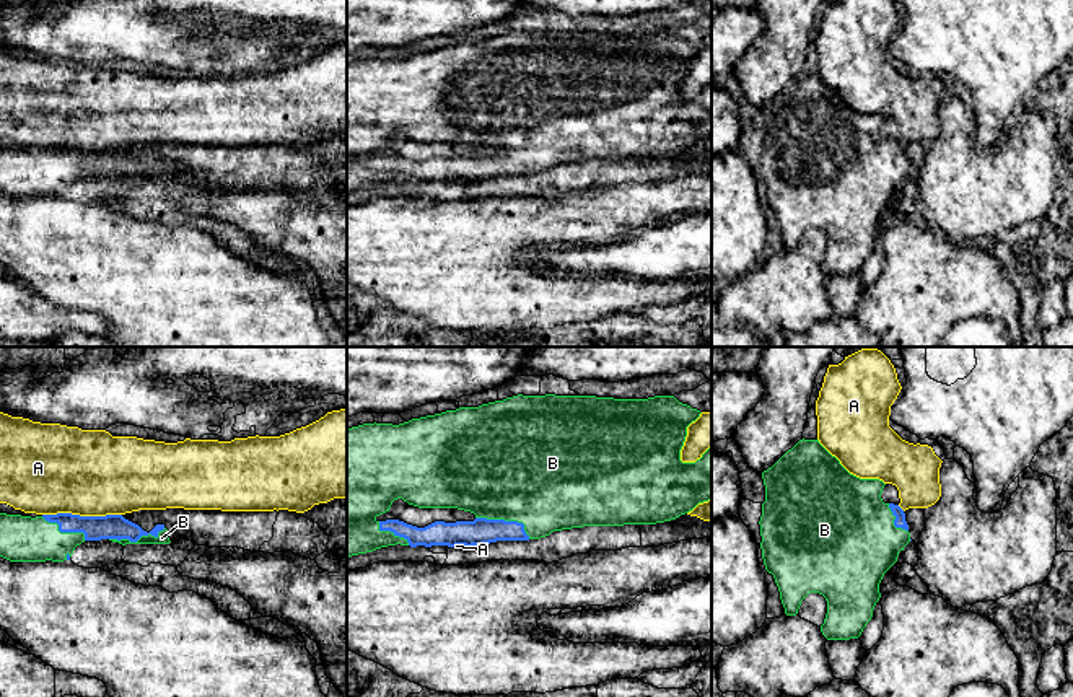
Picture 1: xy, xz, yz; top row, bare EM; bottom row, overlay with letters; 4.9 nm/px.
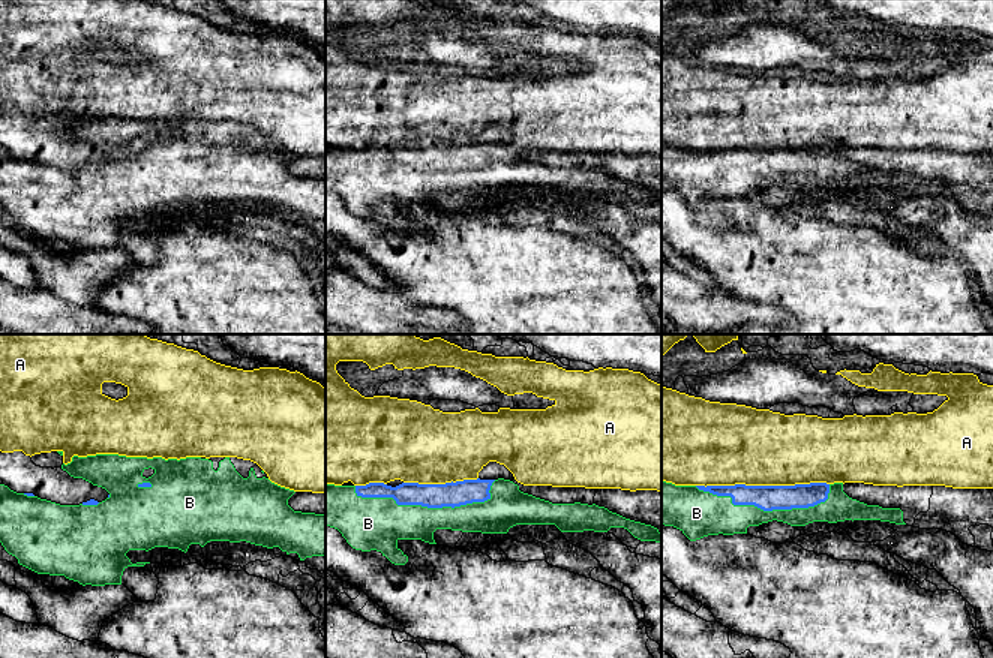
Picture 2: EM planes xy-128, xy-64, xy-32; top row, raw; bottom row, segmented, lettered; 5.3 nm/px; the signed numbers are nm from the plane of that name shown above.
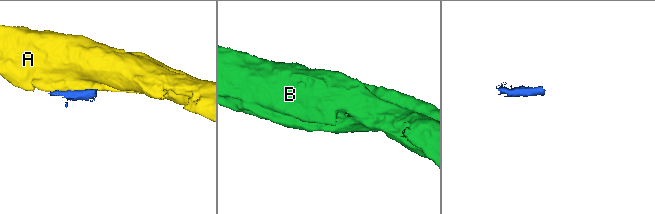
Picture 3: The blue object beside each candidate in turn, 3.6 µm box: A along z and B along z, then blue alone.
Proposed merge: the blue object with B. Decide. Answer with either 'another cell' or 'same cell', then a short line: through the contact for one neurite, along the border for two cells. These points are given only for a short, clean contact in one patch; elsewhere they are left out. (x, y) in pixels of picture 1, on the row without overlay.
same cell

